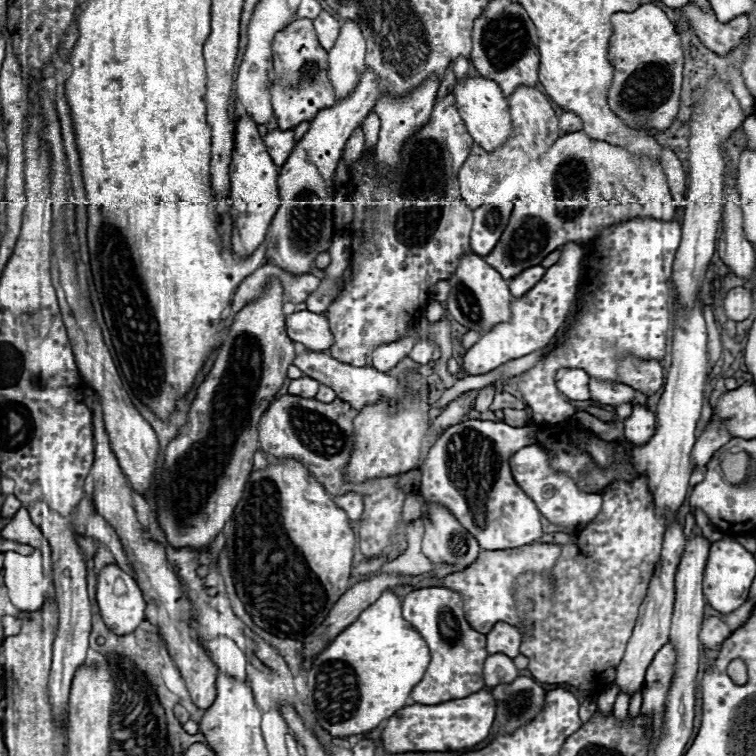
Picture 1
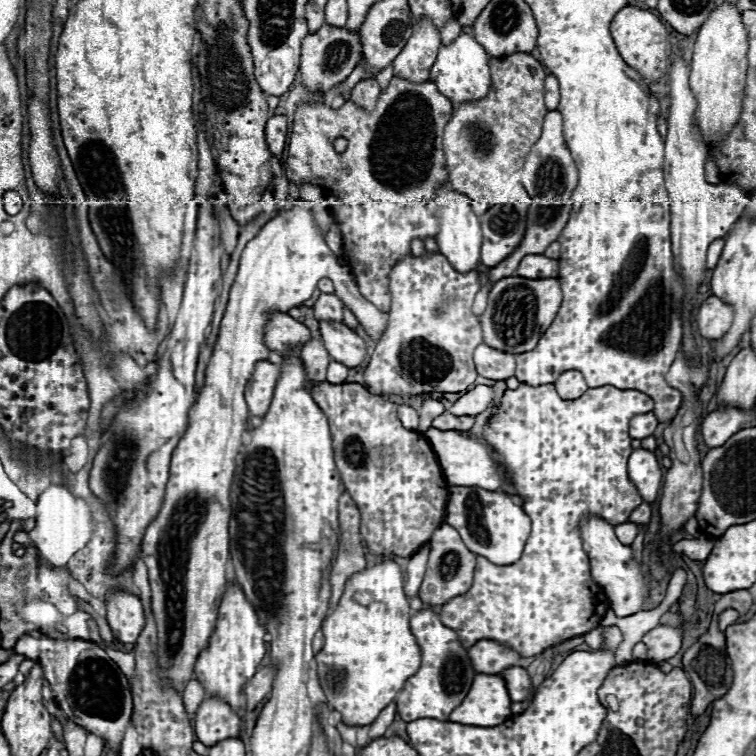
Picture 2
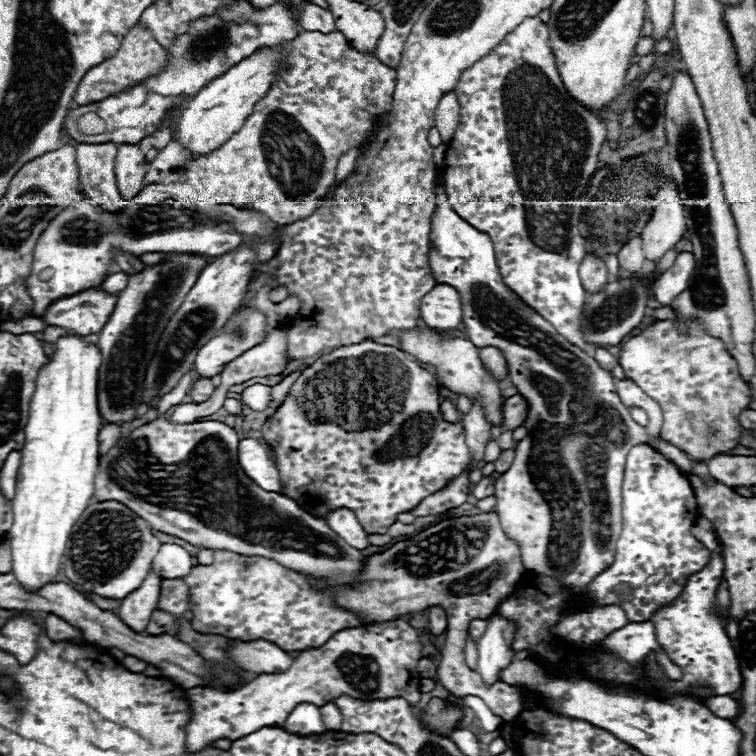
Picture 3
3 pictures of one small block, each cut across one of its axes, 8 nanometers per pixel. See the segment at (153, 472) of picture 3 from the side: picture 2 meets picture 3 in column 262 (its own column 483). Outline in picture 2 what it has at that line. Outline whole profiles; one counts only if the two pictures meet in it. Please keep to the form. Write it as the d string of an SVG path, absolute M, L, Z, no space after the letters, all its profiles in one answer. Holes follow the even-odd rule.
M450 486L450 500L448 500L444 522L460 532L464 544L474 554L484 556L486 560L498 566L514 564L520 560L524 544L530 536L530 518L514 498L516 496L504 492Z

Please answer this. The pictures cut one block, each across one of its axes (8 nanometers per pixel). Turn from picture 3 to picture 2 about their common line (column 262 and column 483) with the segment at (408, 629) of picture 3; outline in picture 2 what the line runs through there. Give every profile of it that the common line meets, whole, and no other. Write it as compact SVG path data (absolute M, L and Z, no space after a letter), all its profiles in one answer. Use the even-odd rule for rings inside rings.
M476 674L464 702L450 714L452 722L492 728L512 716L506 682L500 674Z

